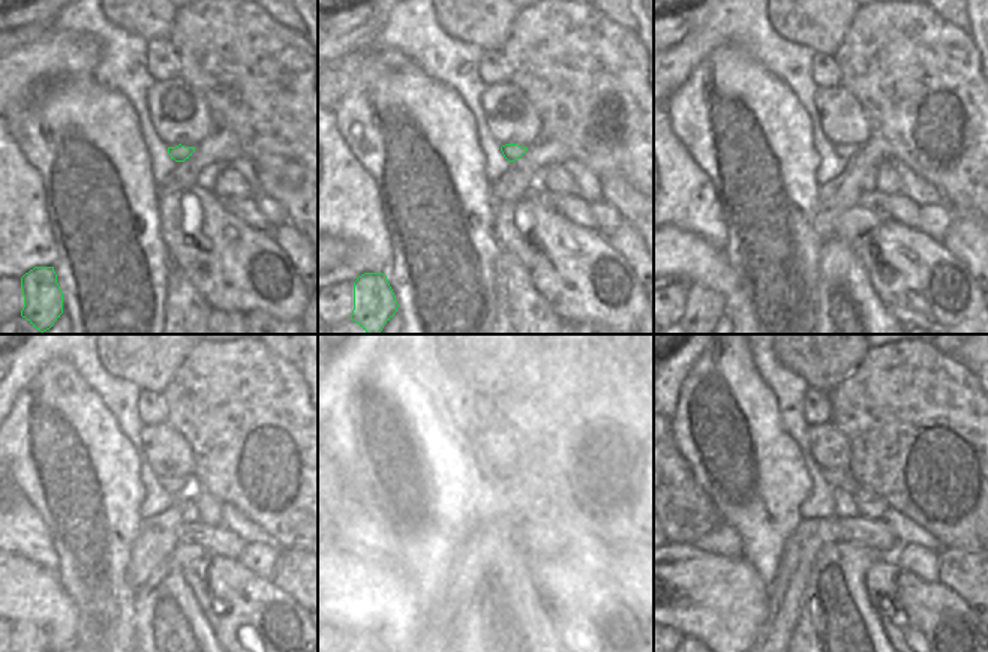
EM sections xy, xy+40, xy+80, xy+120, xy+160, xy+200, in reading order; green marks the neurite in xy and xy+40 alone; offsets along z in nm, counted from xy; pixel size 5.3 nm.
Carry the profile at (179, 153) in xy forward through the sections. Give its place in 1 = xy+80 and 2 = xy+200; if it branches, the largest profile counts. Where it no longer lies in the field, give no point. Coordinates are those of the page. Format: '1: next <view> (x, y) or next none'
1: next xy+80 (846, 152)
2: next xy+200 (837, 477)

